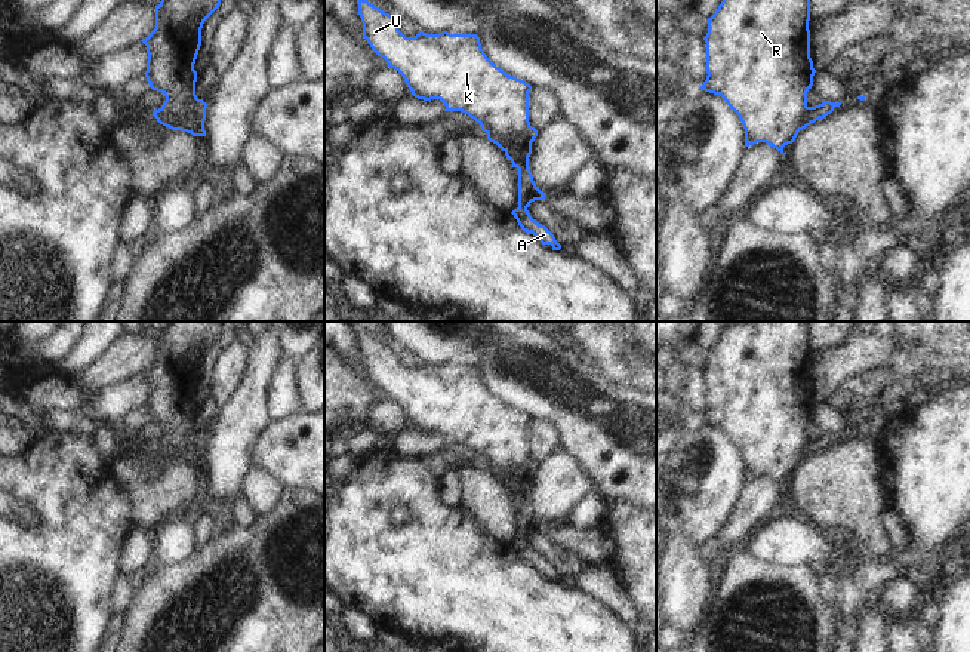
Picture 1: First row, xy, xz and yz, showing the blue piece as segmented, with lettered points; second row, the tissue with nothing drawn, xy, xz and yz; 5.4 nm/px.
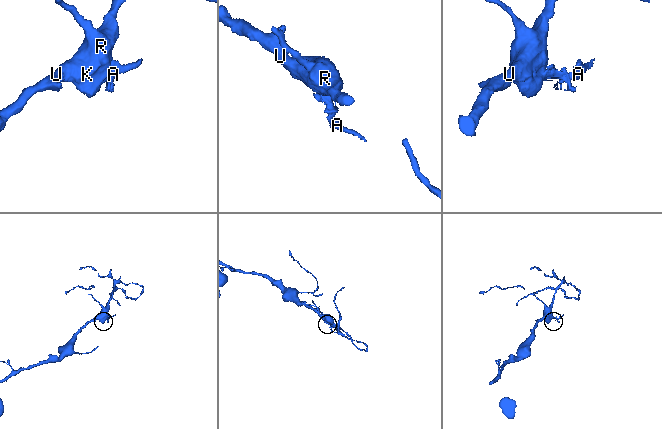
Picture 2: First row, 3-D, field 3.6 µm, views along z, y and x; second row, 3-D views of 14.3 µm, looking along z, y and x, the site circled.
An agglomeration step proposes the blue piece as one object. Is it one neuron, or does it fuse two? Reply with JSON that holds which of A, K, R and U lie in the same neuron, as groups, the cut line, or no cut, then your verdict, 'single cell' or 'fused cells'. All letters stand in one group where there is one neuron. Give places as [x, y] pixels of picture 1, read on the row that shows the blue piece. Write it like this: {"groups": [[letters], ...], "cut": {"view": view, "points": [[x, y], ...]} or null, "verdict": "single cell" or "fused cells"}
{"groups": [["A"], ["K", "R", "U"]], "cut": {"view": "xy", "points": [[197, 98], [181, 117], [168, 117], [162, 111]]}, "verdict": "fused cells"}

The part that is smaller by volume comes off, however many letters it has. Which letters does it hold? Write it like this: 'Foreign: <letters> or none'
Foreign: A

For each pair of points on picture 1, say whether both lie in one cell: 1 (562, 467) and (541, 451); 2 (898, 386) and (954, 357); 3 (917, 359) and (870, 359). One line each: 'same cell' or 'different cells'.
1: different cells
2: same cell
3: different cells

